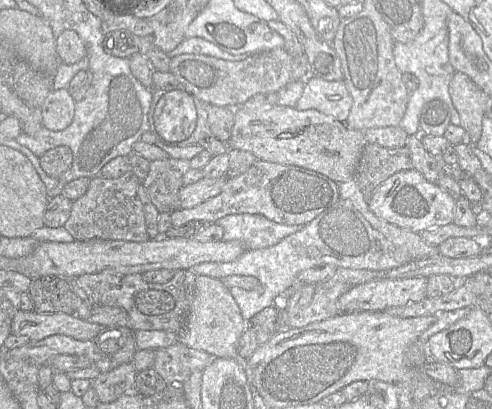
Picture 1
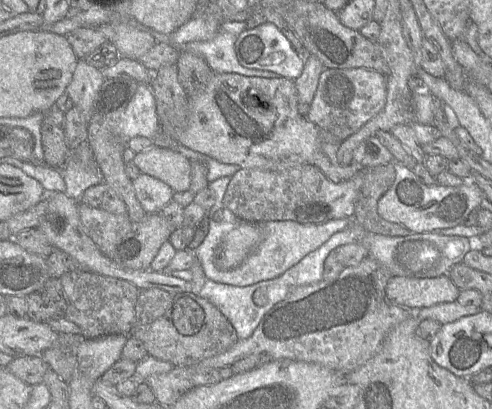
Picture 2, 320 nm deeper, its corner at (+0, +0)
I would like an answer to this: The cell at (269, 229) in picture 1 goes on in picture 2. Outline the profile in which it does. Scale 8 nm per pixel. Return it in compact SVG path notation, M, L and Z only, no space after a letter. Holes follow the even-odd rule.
M225 176L209 183L209 189L214 193L215 203L208 211L209 233L199 247L194 250L195 257L202 265L203 271L207 279L217 283L227 284L237 287L246 287L261 281L271 280L279 277L289 268L297 264L307 254L318 249L333 234L346 229L350 225L352 219L340 218L333 219L321 224L301 224L295 221L266 221L259 224L263 232L263 240L248 255L241 265L232 270L219 270L215 265L215 253L223 238L241 221L224 206L223 199L227 190L231 177ZM222 210L223 220L216 222L214 214L216 211Z

